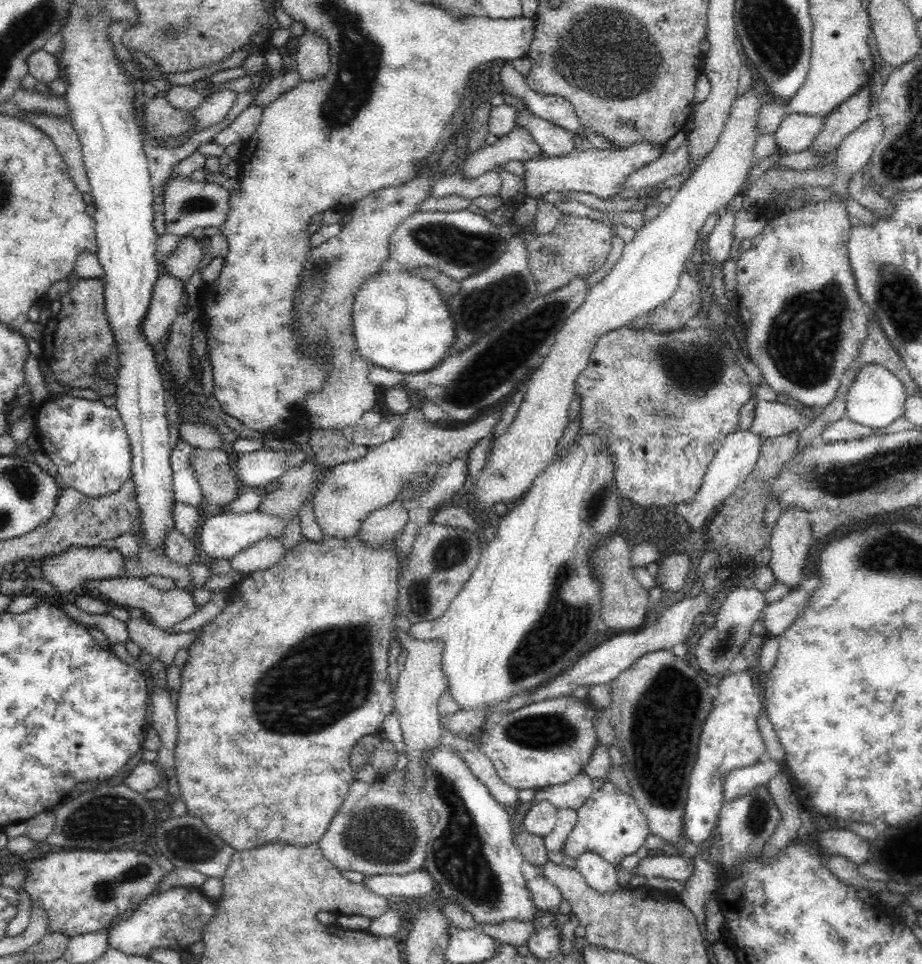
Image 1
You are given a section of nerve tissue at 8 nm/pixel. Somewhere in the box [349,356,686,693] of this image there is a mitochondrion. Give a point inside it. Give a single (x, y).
(561, 625)

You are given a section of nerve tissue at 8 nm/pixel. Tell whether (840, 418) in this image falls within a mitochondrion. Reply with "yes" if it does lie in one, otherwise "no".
no

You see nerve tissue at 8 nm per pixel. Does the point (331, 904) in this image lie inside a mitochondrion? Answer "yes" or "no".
no

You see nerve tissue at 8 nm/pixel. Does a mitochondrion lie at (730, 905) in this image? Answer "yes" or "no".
no

